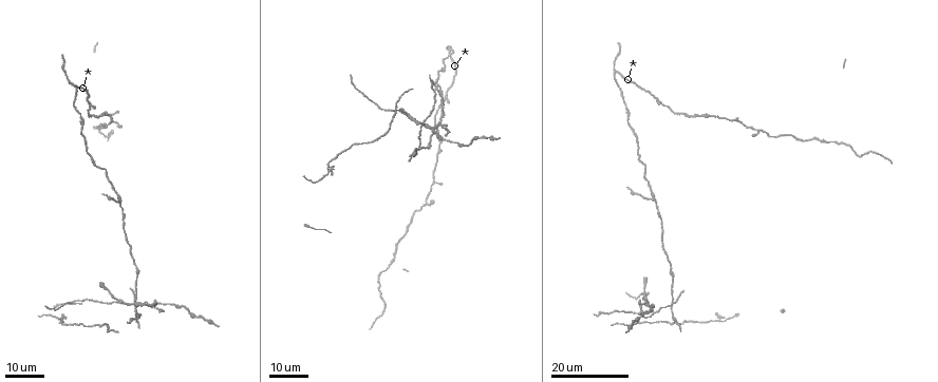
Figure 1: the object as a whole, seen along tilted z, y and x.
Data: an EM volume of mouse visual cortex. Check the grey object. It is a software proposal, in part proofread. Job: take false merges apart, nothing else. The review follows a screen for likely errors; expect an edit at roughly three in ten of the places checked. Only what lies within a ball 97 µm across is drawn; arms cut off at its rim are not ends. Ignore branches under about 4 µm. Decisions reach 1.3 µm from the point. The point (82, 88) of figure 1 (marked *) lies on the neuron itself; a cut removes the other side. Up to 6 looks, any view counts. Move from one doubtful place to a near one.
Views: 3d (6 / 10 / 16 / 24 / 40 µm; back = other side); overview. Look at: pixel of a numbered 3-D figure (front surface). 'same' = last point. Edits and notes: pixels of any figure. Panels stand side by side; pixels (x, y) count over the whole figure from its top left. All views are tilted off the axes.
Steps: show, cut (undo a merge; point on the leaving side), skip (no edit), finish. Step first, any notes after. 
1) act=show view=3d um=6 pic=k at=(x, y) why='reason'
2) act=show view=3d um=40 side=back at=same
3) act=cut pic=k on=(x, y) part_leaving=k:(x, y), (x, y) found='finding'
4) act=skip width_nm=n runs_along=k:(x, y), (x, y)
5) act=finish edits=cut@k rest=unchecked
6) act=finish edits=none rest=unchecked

act=show view=3d um=16 pic=1 at=(652, 201) why='thin arm on a thick one'

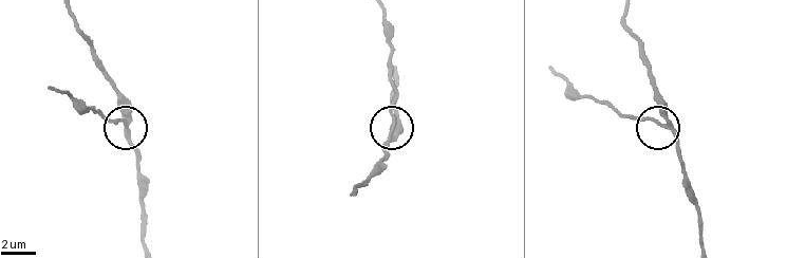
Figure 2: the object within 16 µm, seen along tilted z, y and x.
act=show view=3d um=10 pic=2 at=(658, 121)

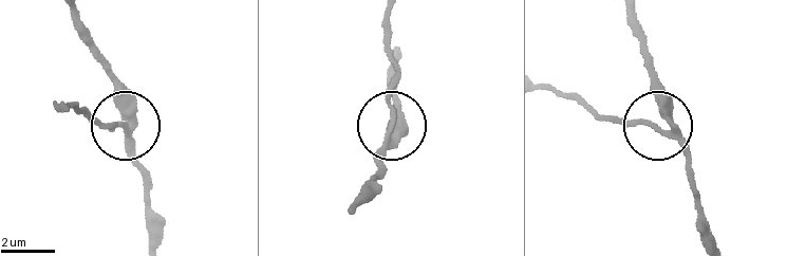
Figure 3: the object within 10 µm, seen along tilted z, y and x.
act=cut pic=3 on=(111, 130) part_leaving=3:(124, 132), (123, 126), (70, 109) found='two neurons meet here'

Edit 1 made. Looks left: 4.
act=show view=3d um=16 pic=1 at=(672, 306) why='four arms meet'

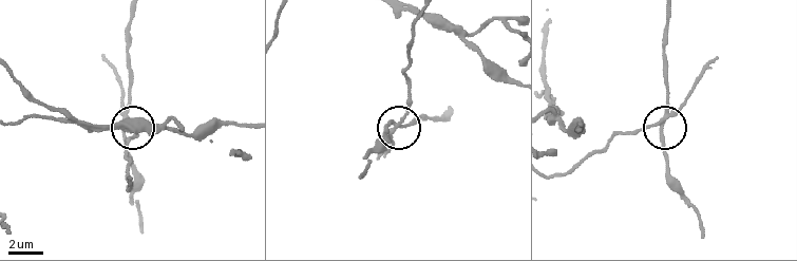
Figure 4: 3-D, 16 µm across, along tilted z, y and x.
act=show view=3d um=10 pic=4 at=(399, 122) why='closer look'

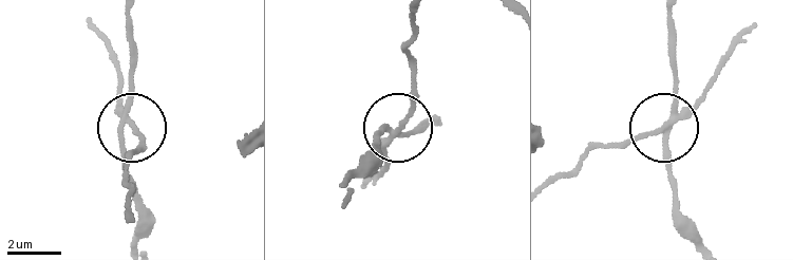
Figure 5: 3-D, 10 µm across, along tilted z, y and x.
act=cut pic=5 on=(139, 134) arms=4 part_leaving=5:(128, 118), (139, 135), (124, 167), (128, 206) found='a second neuron is stuck on'

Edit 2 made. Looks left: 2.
act=finish edits=cut@3,cut@5 rest=unchecked

